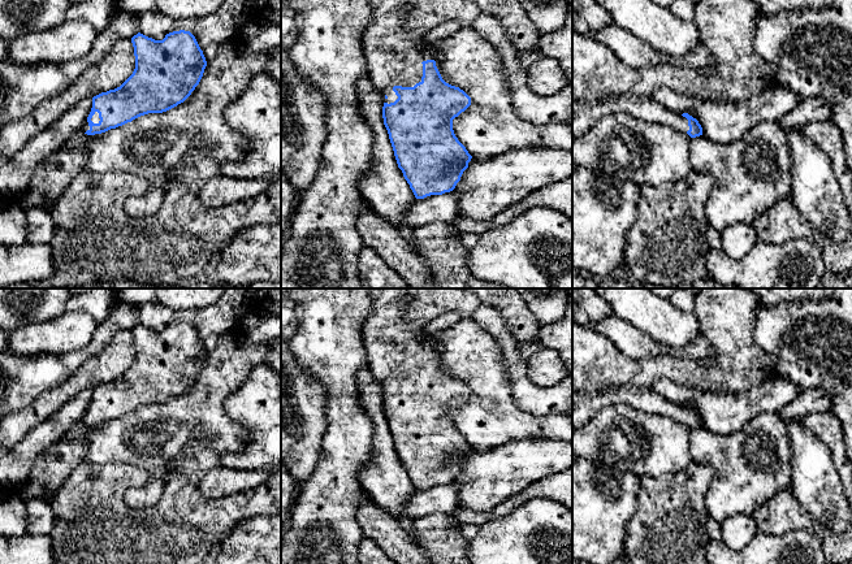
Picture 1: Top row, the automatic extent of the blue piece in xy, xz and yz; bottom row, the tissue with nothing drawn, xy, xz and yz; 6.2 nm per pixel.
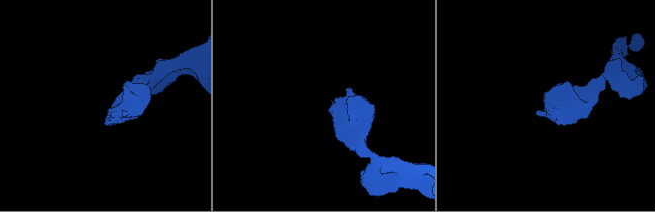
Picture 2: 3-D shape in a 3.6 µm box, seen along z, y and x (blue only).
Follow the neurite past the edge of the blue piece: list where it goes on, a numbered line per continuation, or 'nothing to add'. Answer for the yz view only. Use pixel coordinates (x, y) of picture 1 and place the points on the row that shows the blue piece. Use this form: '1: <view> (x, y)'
1: yz (584, 115)

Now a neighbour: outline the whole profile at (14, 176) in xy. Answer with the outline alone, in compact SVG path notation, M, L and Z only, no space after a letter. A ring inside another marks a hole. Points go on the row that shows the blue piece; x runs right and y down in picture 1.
M92 97L82 99L57 122L48 126L31 139L22 151L9 159L0 169L0 198L12 200L21 194L27 187L36 168L48 156L62 148L74 133L81 131L91 108Z

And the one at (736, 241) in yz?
M738 224L721 231L721 250L732 259L741 259L757 242L753 226Z

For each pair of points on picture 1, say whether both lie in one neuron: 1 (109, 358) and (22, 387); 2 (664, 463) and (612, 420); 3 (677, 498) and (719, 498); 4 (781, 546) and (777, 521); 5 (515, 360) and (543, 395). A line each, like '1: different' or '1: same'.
1: different
2: same
3: different
4: different
5: same

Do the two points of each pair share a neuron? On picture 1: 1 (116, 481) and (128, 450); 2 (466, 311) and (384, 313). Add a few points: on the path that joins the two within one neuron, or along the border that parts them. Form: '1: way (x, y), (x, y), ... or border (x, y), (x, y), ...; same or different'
1: border (93, 464), (126, 463), (148, 472); different
2: way (445, 306), (414, 307), (405, 313); same

